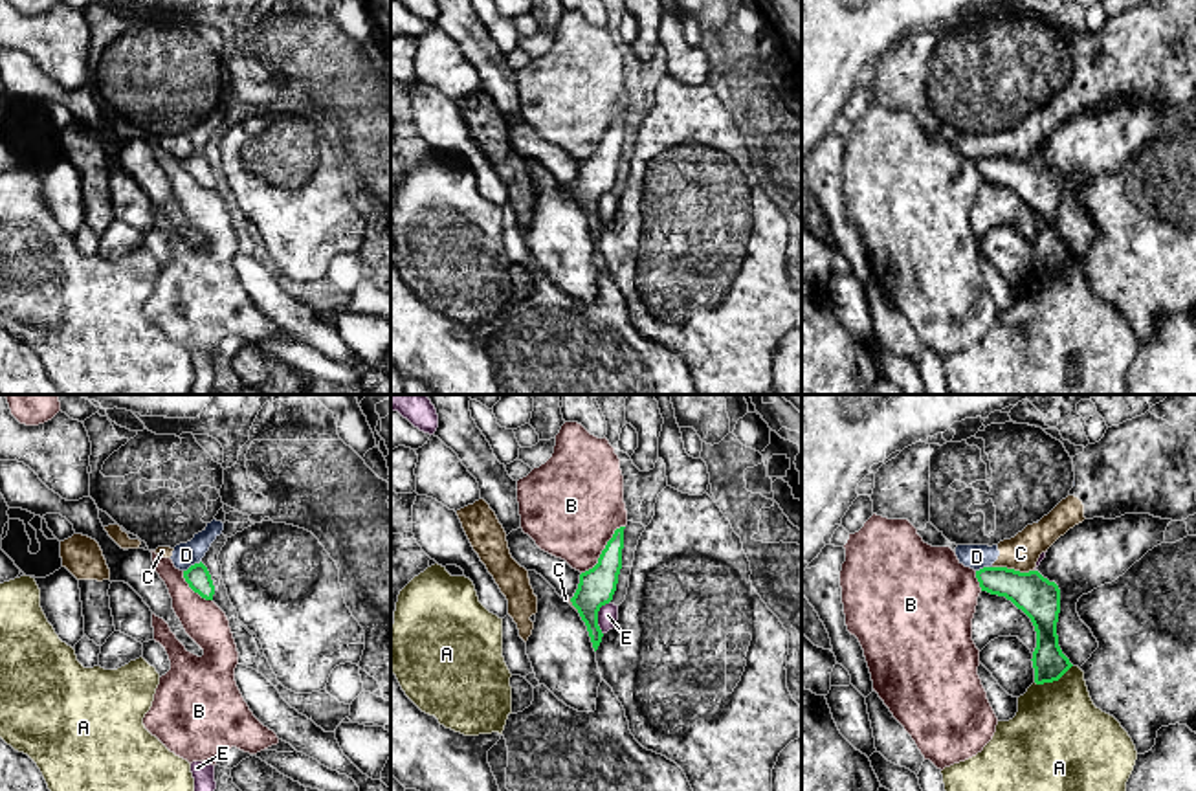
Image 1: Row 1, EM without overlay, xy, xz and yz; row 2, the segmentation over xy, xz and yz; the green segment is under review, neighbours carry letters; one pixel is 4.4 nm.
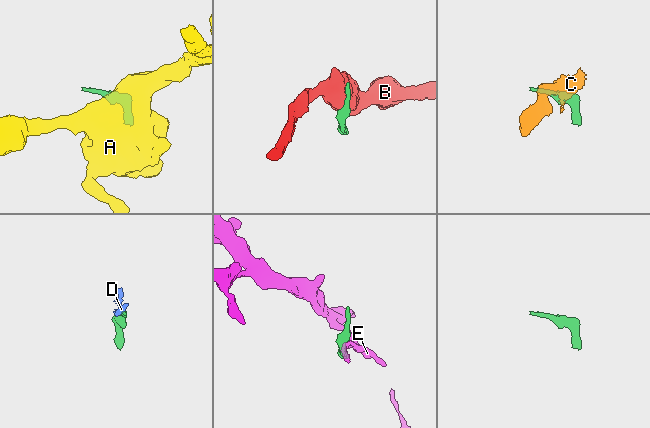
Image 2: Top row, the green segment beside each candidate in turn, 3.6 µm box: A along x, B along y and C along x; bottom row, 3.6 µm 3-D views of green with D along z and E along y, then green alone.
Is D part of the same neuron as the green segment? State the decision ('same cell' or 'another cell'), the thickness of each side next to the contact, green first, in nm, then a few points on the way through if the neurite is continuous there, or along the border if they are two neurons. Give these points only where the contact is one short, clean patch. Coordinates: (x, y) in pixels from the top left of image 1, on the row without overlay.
another cell | 110/110 nm | along xy (200, 149), (184, 160)

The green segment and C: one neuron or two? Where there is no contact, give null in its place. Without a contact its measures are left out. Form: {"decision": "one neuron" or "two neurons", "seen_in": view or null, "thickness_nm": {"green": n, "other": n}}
{"decision": "two neurons", "seen_in": "yz", "thickness_nm": {"green": 180, "other": 160}}

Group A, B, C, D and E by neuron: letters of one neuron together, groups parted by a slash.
A / B / C D / E

